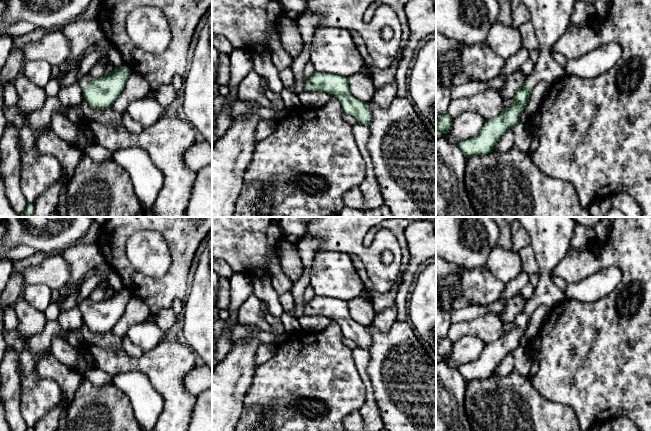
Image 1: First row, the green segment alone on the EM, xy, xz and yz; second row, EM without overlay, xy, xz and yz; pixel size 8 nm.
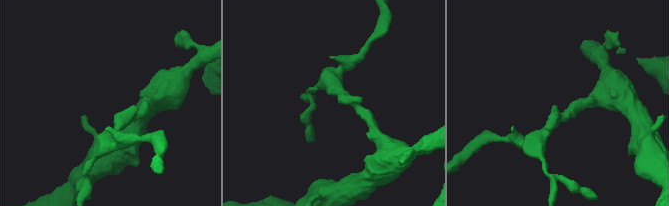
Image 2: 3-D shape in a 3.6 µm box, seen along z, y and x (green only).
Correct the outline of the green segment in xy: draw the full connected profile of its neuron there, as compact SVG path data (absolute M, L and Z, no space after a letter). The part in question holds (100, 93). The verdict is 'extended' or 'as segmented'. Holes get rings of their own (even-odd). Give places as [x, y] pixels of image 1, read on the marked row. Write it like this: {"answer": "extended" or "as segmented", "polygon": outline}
{"answer": "extended", "polygon": "M115 67L105 76L92 78L88 73L78 81L83 97L92 109L106 109L116 101L123 91L131 71L125 67Z"}

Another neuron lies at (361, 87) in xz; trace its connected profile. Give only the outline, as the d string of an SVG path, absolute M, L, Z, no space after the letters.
M359 72L347 78L350 92L355 98L363 102L372 100L376 88L368 77Z

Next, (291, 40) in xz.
M290 14L279 16L277 25L281 44L294 60L305 46L299 27Z

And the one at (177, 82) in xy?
M177 75L173 78L172 80L172 86L174 89L179 92L183 90L183 82L184 82L184 77L181 75Z

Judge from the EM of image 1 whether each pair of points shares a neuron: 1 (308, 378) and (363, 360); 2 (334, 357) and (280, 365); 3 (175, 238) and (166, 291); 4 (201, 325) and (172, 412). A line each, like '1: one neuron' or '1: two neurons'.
1: two neurons
2: one neuron
3: one neuron
4: two neurons

